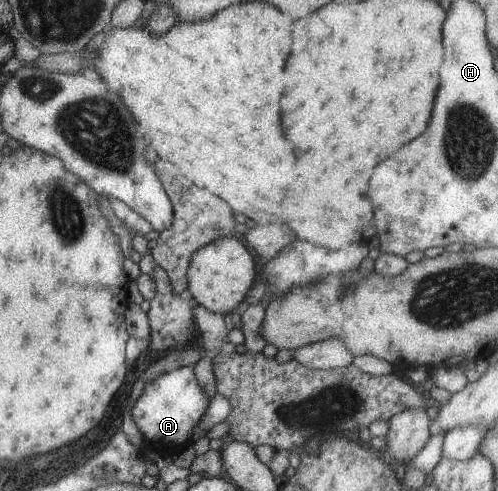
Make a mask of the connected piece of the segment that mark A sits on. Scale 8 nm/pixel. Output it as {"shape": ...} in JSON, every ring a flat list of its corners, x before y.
{"shape":[[191,366,179,367,163,373,155,381,146,383,144,390,132,411,133,419,140,429,149,449,165,458,171,458,185,445,191,444,193,429,201,421,208,408,209,399,197,383,197,377]]}

